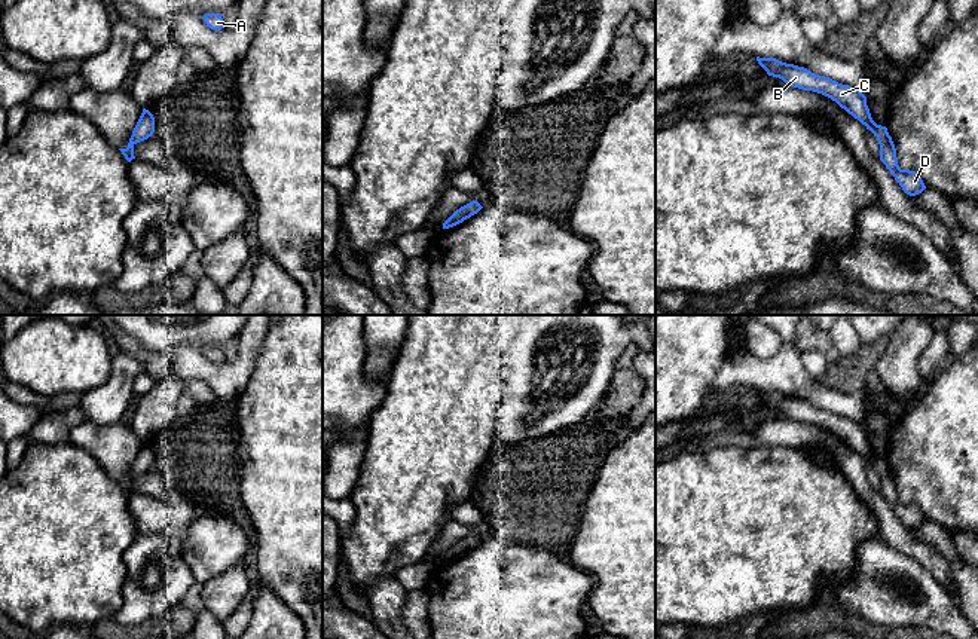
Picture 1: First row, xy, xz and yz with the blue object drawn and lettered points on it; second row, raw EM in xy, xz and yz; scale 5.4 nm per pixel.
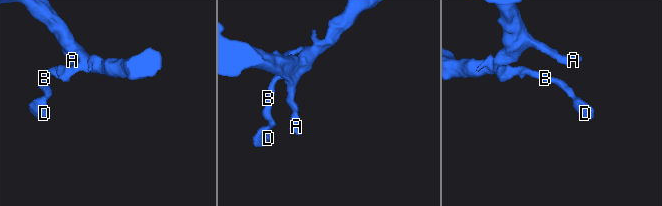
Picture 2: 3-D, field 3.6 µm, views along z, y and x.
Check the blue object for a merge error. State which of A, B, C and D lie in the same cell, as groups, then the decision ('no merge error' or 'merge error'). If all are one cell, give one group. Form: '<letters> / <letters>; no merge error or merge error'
A B C D; no merge error

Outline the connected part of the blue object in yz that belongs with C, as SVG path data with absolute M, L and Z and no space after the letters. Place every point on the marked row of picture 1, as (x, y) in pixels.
M760 58L758 64L767 71L768 76L782 79L788 86L803 91L813 91L835 101L849 114L867 126L880 144L880 160L892 172L902 190L916 196L922 193L926 186L916 171L901 169L898 165L896 149L886 126L877 125L867 106L867 97L856 88L841 85L829 77L812 73L804 67L782 62L776 58Z

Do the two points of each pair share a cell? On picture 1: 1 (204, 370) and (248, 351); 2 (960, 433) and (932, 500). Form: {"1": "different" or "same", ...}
{"1": "same", "2": "same"}

